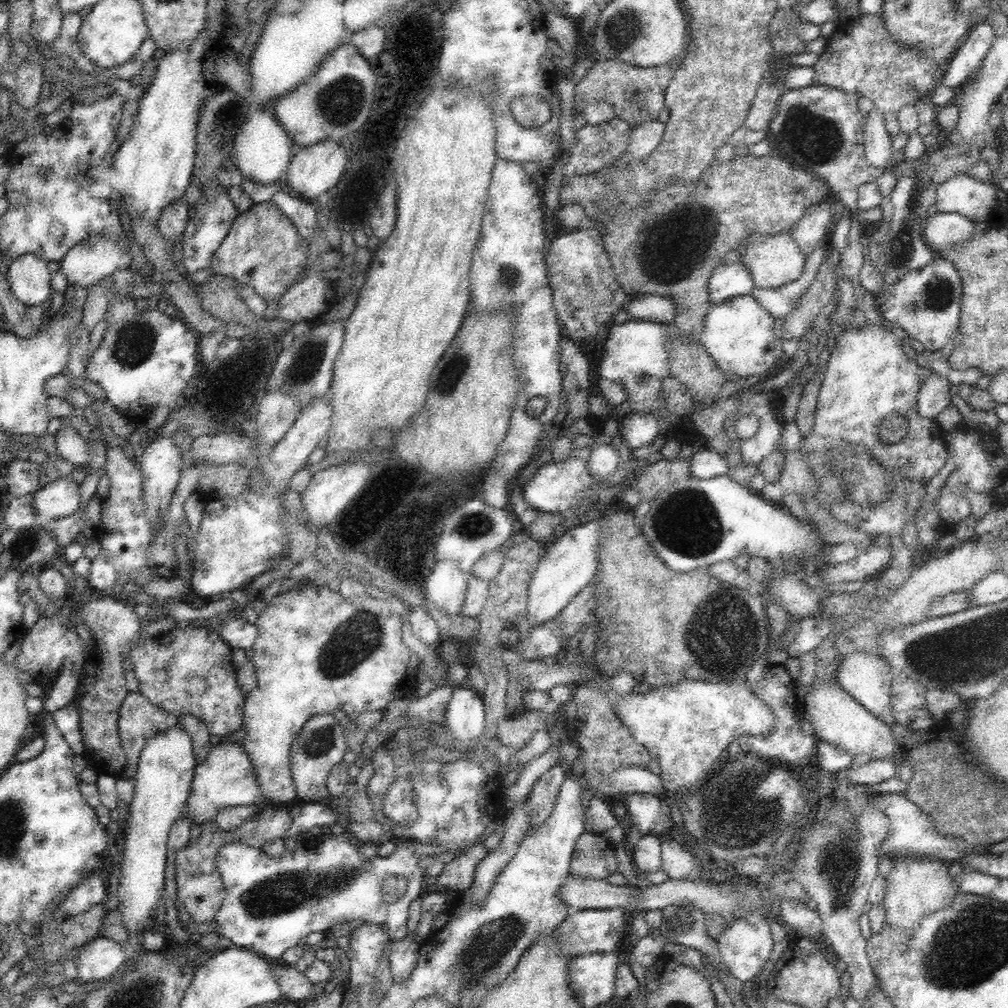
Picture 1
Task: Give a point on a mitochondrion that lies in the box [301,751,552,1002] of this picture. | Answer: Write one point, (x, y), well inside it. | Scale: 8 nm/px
(486, 950)

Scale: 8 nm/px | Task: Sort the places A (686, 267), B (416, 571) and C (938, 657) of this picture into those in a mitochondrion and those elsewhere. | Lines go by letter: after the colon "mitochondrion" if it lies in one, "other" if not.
A: mitochondrion
B: other
C: mitochondrion

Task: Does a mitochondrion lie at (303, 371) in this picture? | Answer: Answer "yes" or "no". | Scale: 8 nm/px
yes

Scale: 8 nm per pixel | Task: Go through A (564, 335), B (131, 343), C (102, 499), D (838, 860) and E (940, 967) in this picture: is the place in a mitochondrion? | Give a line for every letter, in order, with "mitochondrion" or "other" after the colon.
A: other
B: mitochondrion
C: other
D: mitochondrion
E: mitochondrion

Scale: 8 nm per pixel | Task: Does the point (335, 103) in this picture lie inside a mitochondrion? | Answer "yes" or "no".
yes

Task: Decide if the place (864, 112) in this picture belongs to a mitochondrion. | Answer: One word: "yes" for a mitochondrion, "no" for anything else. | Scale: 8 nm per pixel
no

